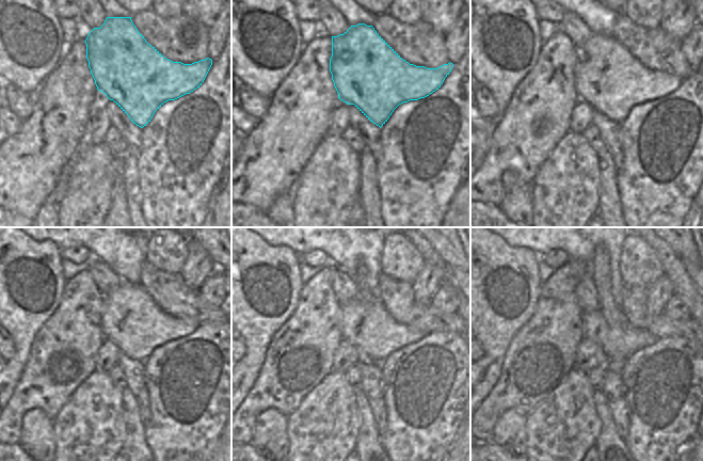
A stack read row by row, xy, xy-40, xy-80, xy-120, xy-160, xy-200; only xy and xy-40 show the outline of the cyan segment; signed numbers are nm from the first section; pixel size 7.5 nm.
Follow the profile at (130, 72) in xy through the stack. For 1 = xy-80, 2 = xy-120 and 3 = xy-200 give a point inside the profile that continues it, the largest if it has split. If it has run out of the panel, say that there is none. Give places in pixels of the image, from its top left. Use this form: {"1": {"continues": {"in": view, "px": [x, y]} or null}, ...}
{"1": {"continues": {"in": "xy-80", "px": [607, 77]}}, "2": {"continues": {"in": "xy-120", "px": [131, 320]}}, "3": {"continues": {"in": "xy-200", "px": [617, 343]}}}

